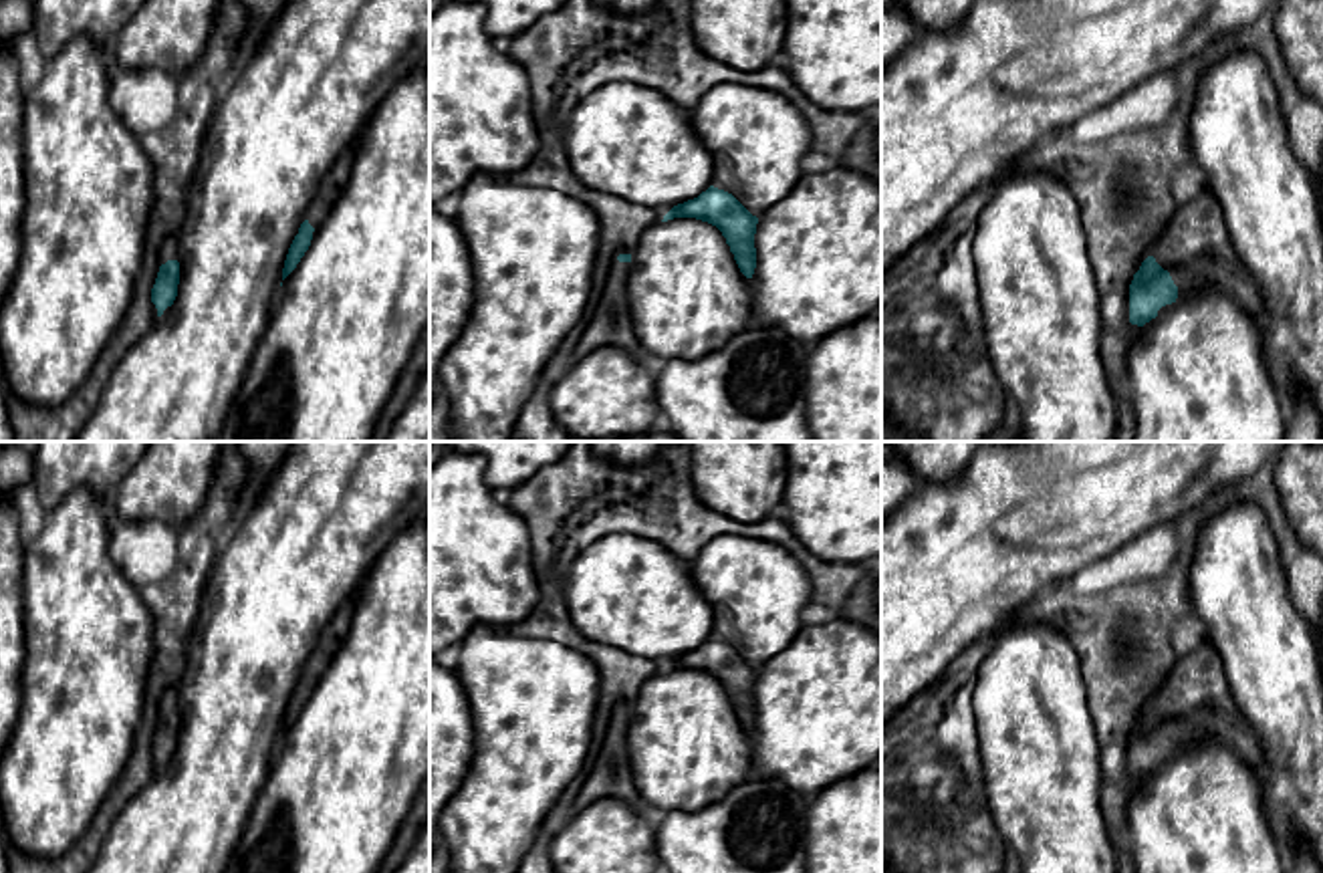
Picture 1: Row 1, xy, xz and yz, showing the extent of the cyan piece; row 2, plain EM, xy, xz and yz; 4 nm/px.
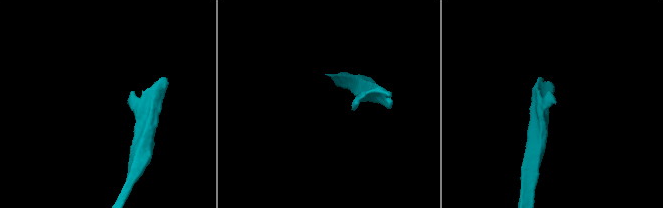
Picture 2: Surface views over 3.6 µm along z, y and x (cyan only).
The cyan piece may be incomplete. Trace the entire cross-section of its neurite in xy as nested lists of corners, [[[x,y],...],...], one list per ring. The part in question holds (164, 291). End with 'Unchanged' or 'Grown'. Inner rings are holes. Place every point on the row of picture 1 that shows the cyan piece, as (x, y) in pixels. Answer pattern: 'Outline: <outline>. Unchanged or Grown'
Outline: [[[169,236],[159,246],[159,272],[155,278],[155,284],[151,288],[151,302],[157,308],[157,317],[163,315],[167,306],[173,304],[177,296],[177,284],[179,284],[179,240],[177,236]]]. Grown

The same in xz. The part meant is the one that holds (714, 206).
Outline: [[[710,185],[698,198],[674,206],[662,222],[674,218],[696,218],[716,226],[726,238],[740,272],[746,278],[752,278],[756,268],[754,234],[758,218],[752,216],[732,194]]]. Unchanged

